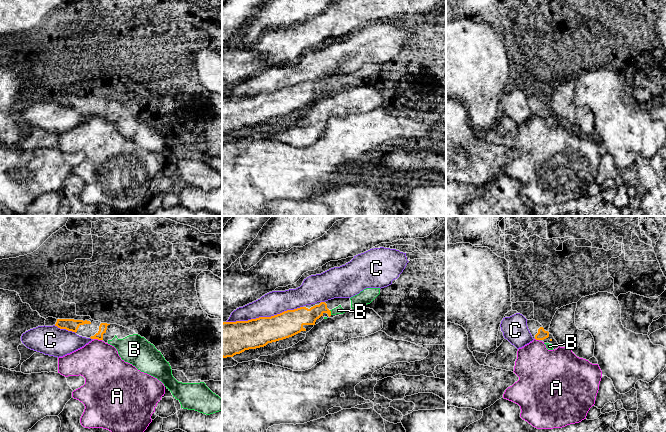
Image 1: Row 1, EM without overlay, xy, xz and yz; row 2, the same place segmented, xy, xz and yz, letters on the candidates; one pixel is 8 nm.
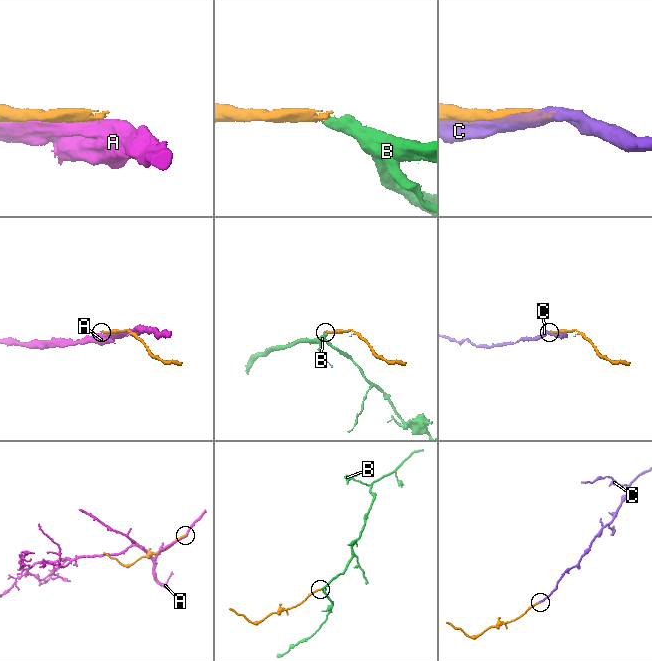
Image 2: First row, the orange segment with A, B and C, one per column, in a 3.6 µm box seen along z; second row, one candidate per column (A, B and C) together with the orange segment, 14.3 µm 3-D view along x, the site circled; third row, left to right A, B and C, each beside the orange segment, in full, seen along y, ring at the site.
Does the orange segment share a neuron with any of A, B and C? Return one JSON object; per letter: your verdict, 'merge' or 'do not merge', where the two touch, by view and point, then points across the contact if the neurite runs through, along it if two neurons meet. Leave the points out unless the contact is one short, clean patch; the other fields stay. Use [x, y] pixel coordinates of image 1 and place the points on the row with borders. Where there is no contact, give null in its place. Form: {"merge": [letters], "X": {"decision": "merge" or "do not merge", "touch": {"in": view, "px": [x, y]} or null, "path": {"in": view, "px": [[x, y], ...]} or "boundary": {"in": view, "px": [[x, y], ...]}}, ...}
{"merge": ["B"], "A": {"decision": "do not merge", "touch": {"in": "xy", "px": [98, 339]}}, "B": {"decision": "merge", "touch": {"in": "xz", "px": [330, 312]}, "path": {"in": "xz", "px": [[301, 316], [318, 310], [330, 312], [338, 310]]}}, "C": {"decision": "do not merge", "touch": {"in": "xz", "px": [264, 317]}}}

